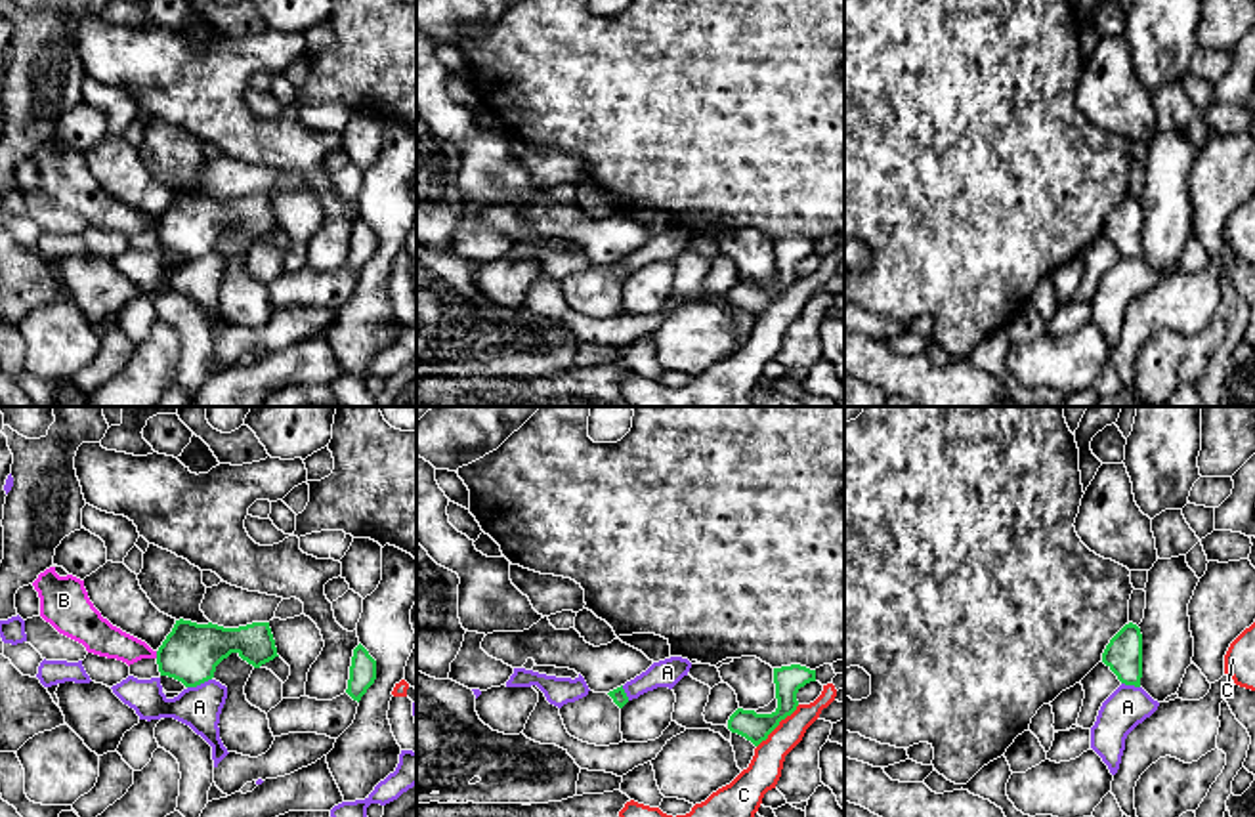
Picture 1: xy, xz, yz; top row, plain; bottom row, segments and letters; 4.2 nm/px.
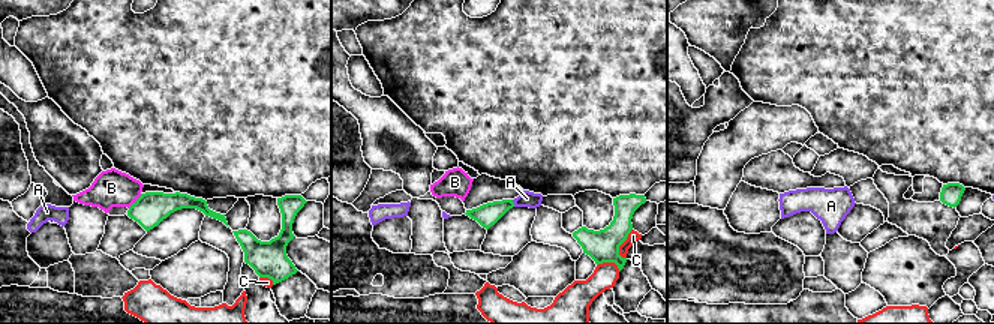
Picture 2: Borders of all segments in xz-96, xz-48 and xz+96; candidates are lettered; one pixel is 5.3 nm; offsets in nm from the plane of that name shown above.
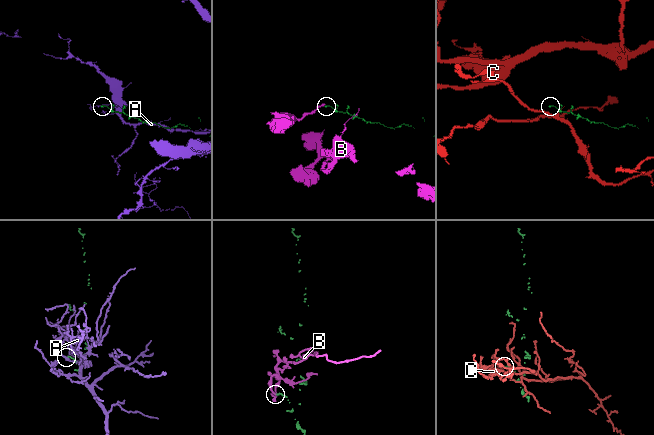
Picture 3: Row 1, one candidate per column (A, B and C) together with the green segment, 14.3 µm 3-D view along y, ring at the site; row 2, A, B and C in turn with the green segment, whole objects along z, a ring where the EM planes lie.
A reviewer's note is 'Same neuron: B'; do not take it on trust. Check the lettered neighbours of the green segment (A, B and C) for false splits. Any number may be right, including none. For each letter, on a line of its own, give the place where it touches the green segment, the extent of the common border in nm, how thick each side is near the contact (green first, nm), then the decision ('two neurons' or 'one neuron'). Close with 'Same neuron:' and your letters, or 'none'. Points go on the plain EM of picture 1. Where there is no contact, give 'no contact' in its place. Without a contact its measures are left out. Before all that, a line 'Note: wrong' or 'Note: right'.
Note: wrong
A: contact xy (199, 256); length 110 nm; calibres 240 and 180 nm; two neurons
B: contact xy (157, 228); length 30 nm; calibres 240 and 150 nm; two neurons
C: contact xz (778, 296); length 260 nm; calibres 120 and 140 nm; two neurons
Same neuron: none

